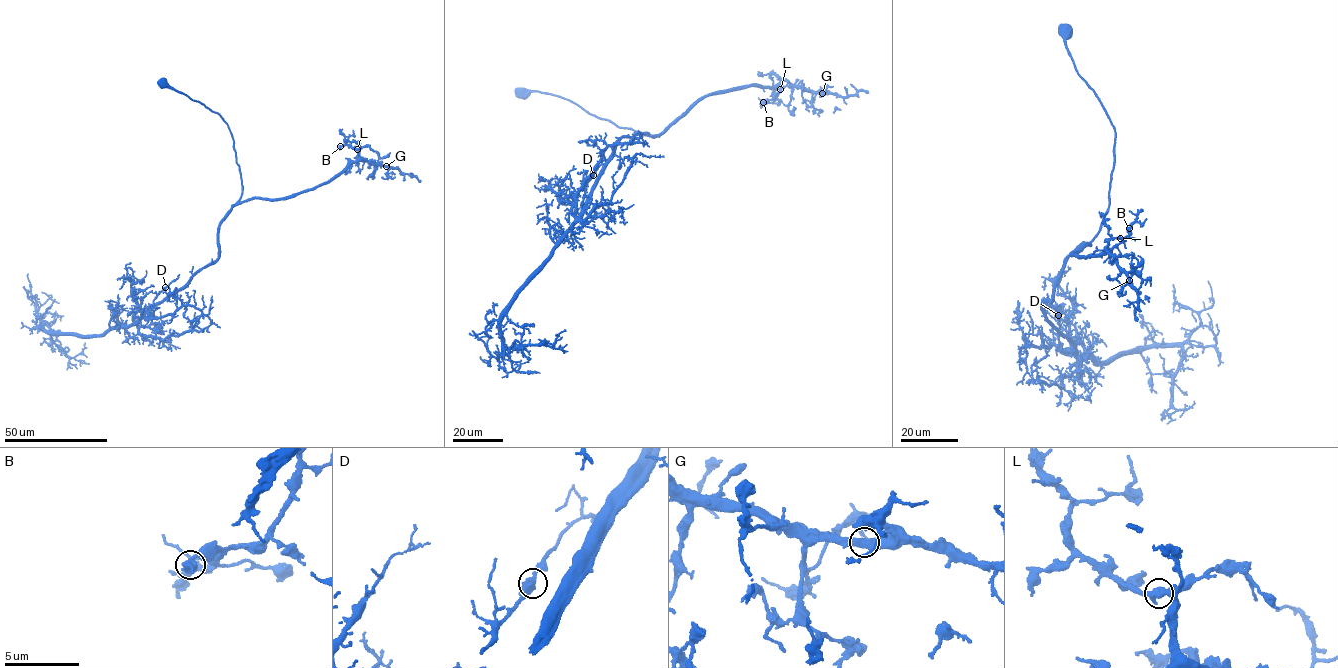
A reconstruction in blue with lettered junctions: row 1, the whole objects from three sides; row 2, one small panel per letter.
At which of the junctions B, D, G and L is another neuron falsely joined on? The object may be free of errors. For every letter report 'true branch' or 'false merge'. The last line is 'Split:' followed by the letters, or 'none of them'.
B: true branch
D: true branch
G: true branch
L: true branch
Split: none of them

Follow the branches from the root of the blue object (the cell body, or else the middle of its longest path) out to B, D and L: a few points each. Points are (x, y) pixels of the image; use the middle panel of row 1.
B: (523, 92), (560, 96), (653, 138), (707, 96), (781, 81), (778, 96), (763, 102)
D: (523, 92), (560, 96), (617, 126), (659, 136), (621, 138), (582, 209), (593, 175)
L: (523, 92), (560, 96), (617, 126), (653, 138), (707, 96), (752, 85), (773, 87), (780, 80), (781, 89)

